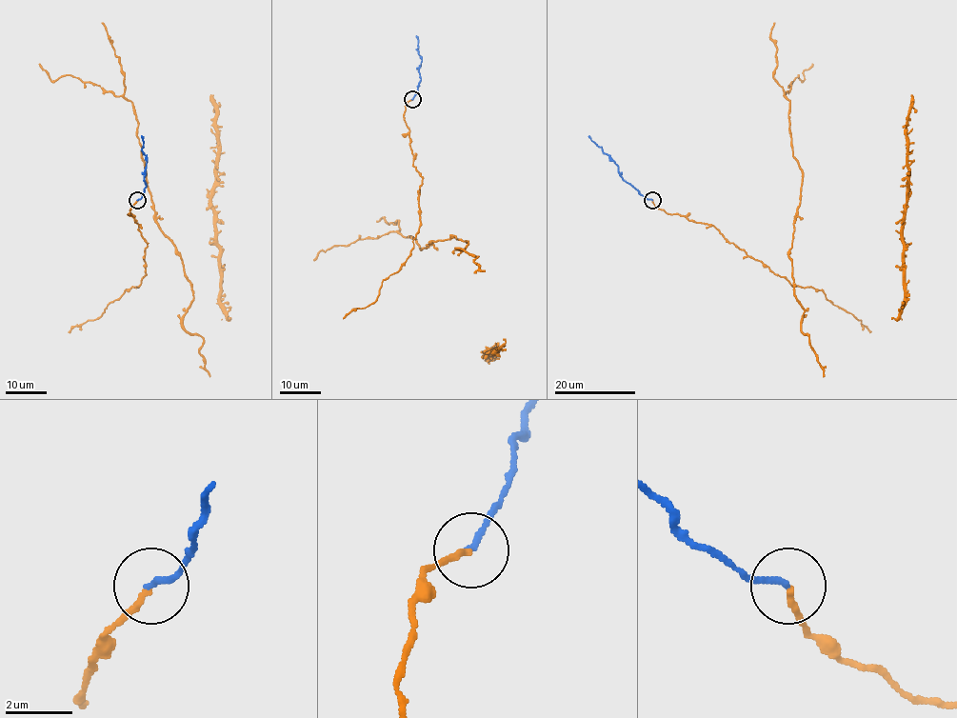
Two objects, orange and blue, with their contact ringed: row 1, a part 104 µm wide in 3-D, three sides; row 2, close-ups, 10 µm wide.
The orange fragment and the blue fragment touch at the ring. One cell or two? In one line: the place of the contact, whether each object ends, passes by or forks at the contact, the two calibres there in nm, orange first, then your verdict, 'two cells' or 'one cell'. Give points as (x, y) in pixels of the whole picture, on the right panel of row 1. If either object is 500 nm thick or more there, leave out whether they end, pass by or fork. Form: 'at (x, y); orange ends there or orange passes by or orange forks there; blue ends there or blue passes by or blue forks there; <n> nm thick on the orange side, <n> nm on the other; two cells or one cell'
at (652, 200); orange ends there; blue ends there; 180 nm thick on the orange side, 170 nm on the other; one cell

